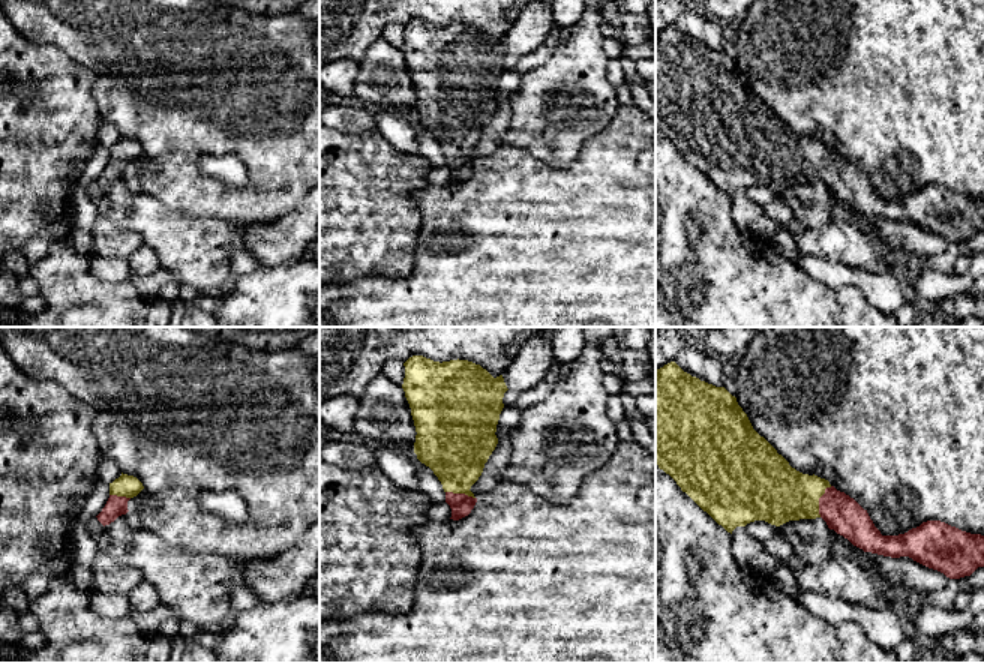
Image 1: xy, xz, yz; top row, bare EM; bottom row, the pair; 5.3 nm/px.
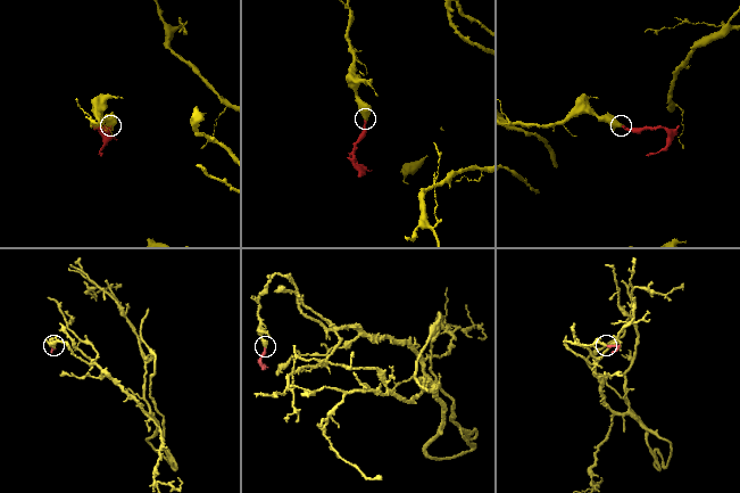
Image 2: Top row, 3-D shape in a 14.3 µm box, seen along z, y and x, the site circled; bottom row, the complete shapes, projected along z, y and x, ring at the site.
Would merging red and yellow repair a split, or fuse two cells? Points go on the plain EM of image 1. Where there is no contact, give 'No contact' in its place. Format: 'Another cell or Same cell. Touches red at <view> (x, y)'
Same cell. Touches red at yz (819, 164)

